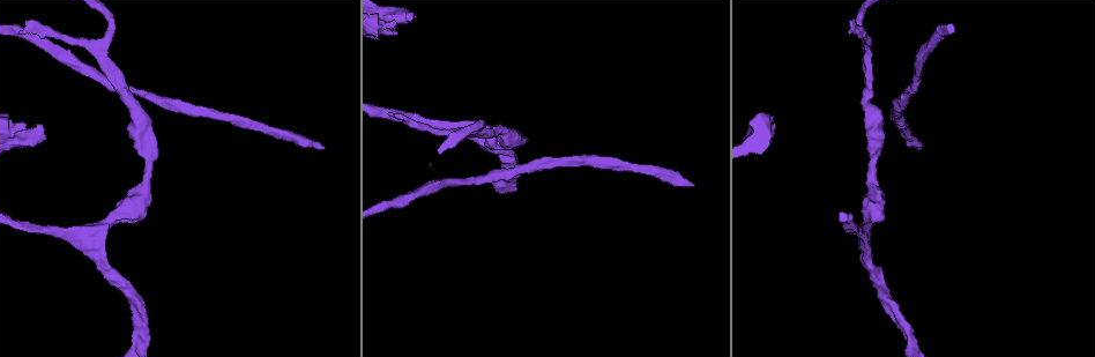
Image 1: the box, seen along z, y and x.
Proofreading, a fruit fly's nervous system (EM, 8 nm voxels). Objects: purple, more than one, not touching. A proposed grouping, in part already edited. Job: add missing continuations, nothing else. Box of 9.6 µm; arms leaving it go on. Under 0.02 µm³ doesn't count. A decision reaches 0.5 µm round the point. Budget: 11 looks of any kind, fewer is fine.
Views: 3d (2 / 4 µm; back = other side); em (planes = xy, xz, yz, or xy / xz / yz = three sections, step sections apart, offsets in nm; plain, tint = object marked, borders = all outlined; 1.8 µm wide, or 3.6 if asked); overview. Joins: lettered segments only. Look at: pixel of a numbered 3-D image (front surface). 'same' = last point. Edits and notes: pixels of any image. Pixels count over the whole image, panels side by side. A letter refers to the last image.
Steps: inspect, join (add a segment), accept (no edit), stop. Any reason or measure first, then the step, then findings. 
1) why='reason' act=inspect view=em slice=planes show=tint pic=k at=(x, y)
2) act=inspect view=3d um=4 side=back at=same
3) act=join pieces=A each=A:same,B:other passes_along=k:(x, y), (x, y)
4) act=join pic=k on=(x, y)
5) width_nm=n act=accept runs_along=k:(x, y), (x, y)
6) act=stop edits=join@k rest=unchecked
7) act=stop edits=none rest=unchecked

why='thick turns thin' act=inspect view=3d um=4 pic=1 at=(145, 191)

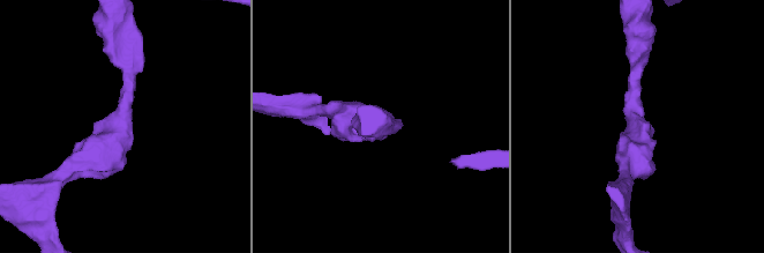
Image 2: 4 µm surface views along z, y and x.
arm_widths_nm=220,480 act=inspect view=em slice=xy step=4 show=tint pic=2 at=(639, 126)

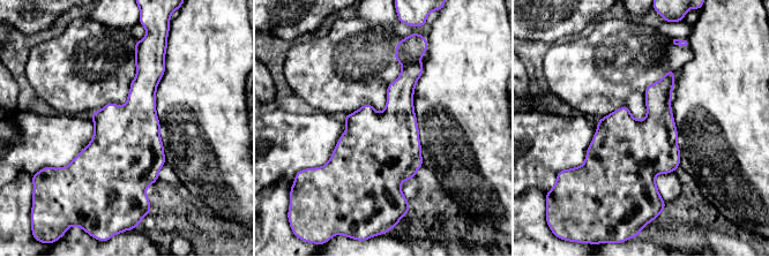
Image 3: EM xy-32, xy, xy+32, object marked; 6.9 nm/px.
why='see the neighbours' act=inspect view=em slice=xy step=4 show=borders at=same

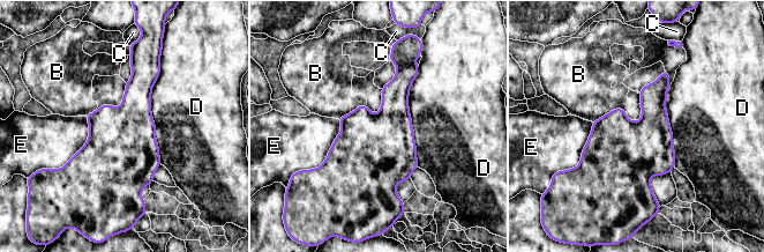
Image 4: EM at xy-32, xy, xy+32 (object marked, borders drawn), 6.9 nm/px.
width_nm=440 act=accept each=B:other,C:other,D:other,E:other border=4:(624, 110), (613, 109), (592, 121) found='no lettered segment goes on from it'

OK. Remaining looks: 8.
why='three-way junction' act=inspect view=em slice=yz step=8 show=plain pic=1 at=(868, 59)

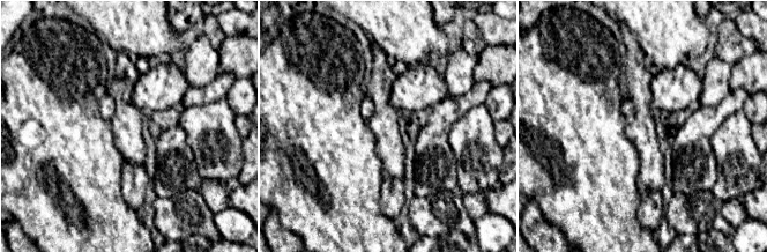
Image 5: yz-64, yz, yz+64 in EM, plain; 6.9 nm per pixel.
why='see the neighbours' act=inspect view=em slice=yz step=8 show=borders at=same

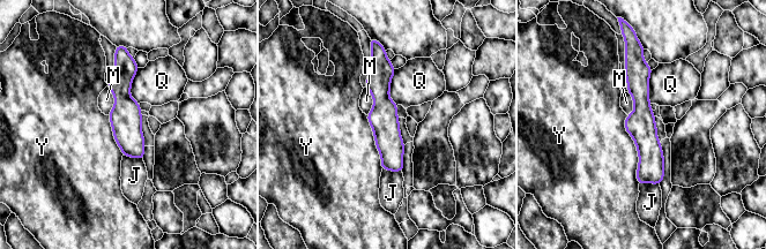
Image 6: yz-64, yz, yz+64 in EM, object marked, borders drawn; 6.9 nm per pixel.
width_nm=200 longest_contact=Y:500nm act=accept each=J:other,M:other,Q:other,Y:other found='none of them fits'

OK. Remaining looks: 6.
why='thin end' act=inspect view=em slice=xz step=4 show=borders pic=1 at=(390, 116)

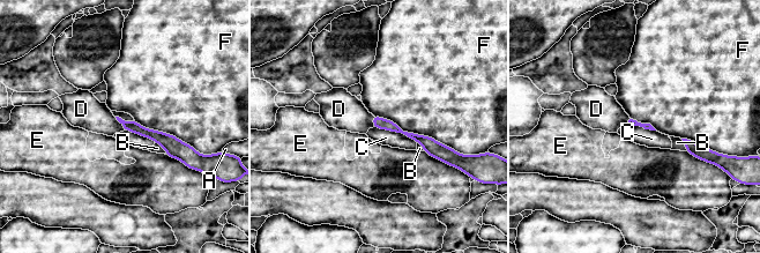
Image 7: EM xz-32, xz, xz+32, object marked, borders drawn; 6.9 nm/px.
act=inspect view=em slice=planes show=borders at=same

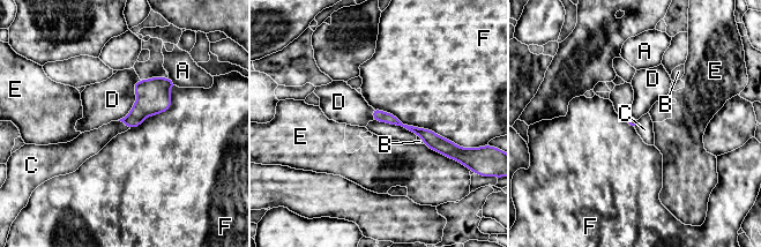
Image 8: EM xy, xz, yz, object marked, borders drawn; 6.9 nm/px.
longest_contact=F:650nm act=accept each=A:other,B:other,C:other,D:other,E:other,F:other found='no lettered segment goes on from it'

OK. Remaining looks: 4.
why='free end' act=inspect view=3d um=2 pic=1 at=(76, 249)

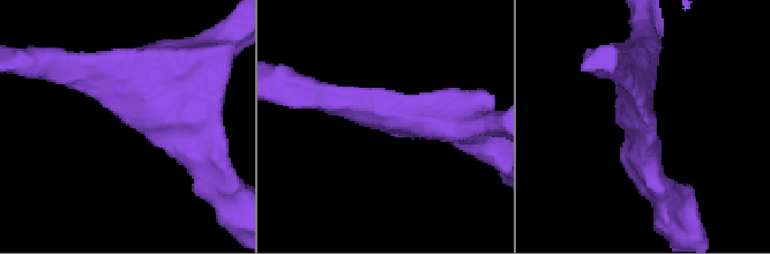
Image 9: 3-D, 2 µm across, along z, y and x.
act=inspect view=em slice=planes show=borders pic=9 at=(652, 119)

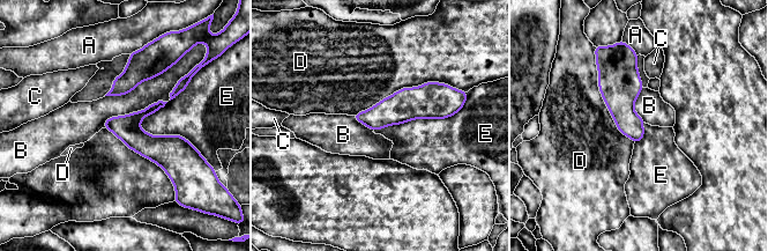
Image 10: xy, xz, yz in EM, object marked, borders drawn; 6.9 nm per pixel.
longest_contact=D:700nm act=accept each=A:other,B:other,C:other,D:other,E:other found='none of them fits'

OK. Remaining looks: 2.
act=stop edits=none rest=unchecked

